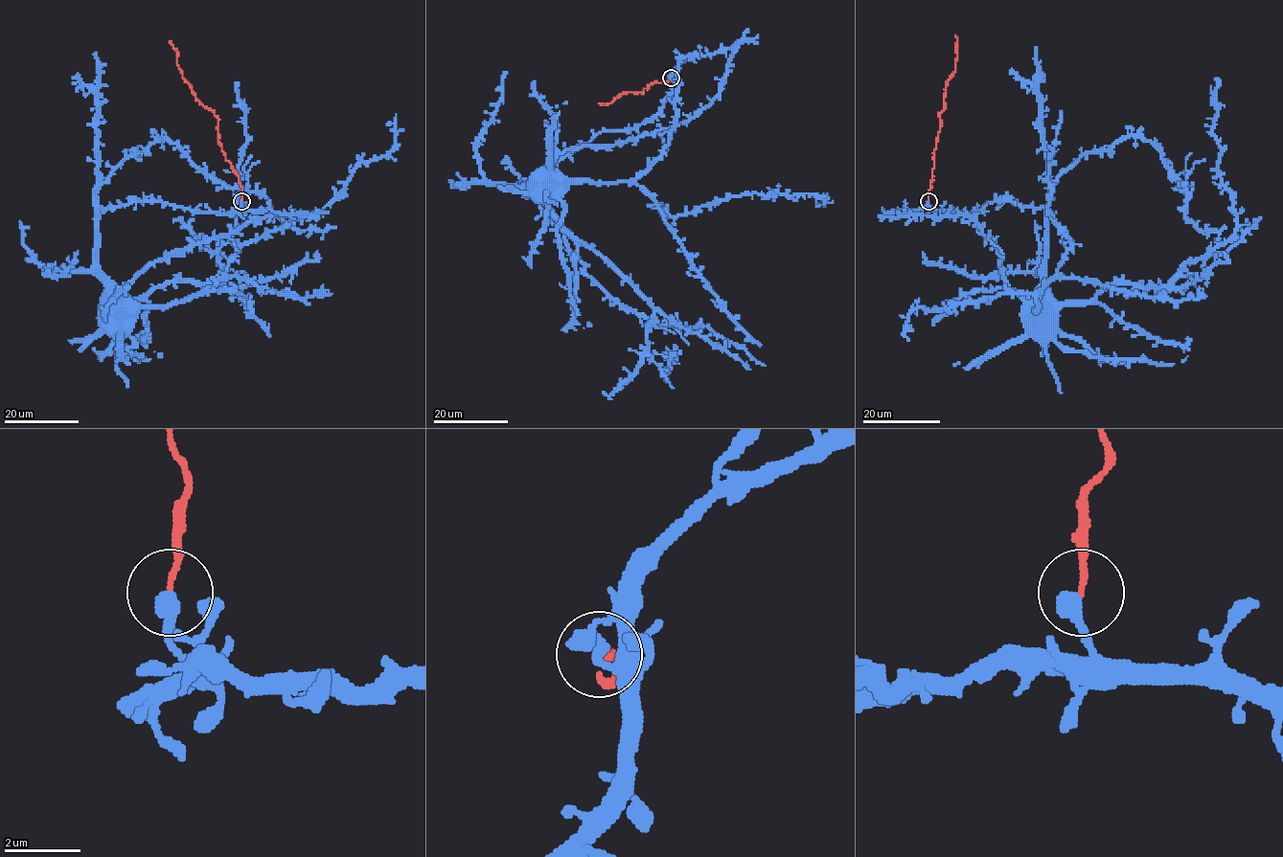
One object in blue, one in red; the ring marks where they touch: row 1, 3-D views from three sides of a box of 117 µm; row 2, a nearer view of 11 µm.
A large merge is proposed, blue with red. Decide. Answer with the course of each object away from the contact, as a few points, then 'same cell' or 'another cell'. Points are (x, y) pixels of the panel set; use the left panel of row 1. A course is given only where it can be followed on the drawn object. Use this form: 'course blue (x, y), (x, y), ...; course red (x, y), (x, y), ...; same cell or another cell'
course blue (240, 201), (103, 207), (99, 277), (117, 300), (223, 281), (246, 142), (236, 82); course red (240, 201), (239, 177), (218, 142), (218, 118), (196, 100), (182, 75), (177, 51), (170, 41); another cell

